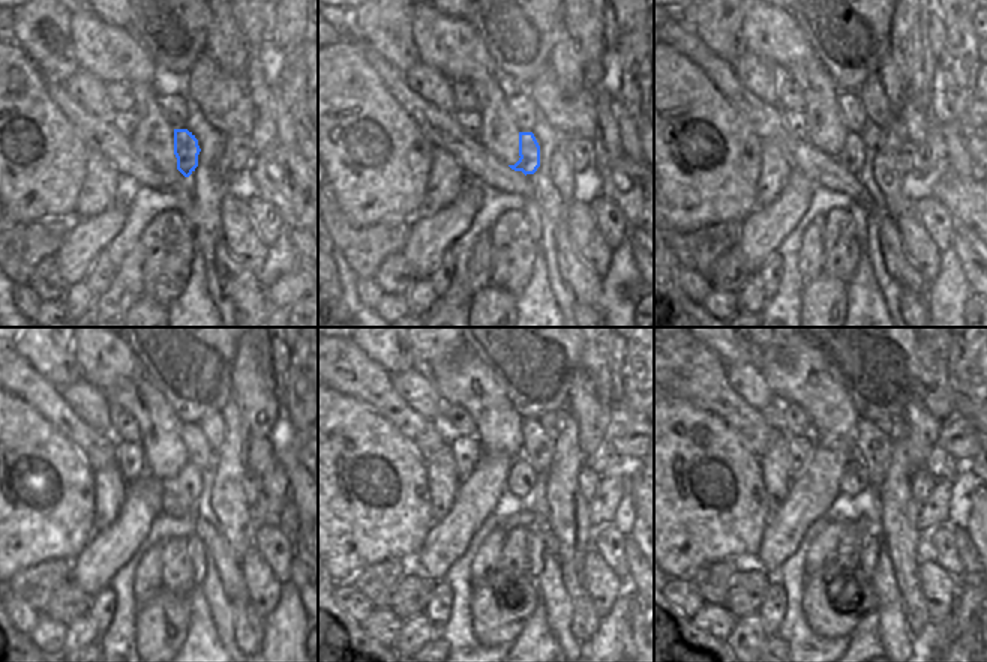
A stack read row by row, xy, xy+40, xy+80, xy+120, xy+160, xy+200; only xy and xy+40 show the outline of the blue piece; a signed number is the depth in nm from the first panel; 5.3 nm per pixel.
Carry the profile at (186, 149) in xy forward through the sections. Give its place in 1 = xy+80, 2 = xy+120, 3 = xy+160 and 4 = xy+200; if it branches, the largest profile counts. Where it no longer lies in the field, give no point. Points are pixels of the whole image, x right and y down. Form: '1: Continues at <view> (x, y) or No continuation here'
1: Continues at xy+80 (854, 155)
2: Continues at xy+120 (180, 493)
3: Continues at xy+160 (521, 479)
4: Continues at xy+200 (855, 479).

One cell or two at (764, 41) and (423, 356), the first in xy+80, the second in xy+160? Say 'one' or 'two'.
one

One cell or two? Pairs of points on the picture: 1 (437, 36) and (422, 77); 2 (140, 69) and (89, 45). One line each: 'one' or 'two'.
1: two
2: one

